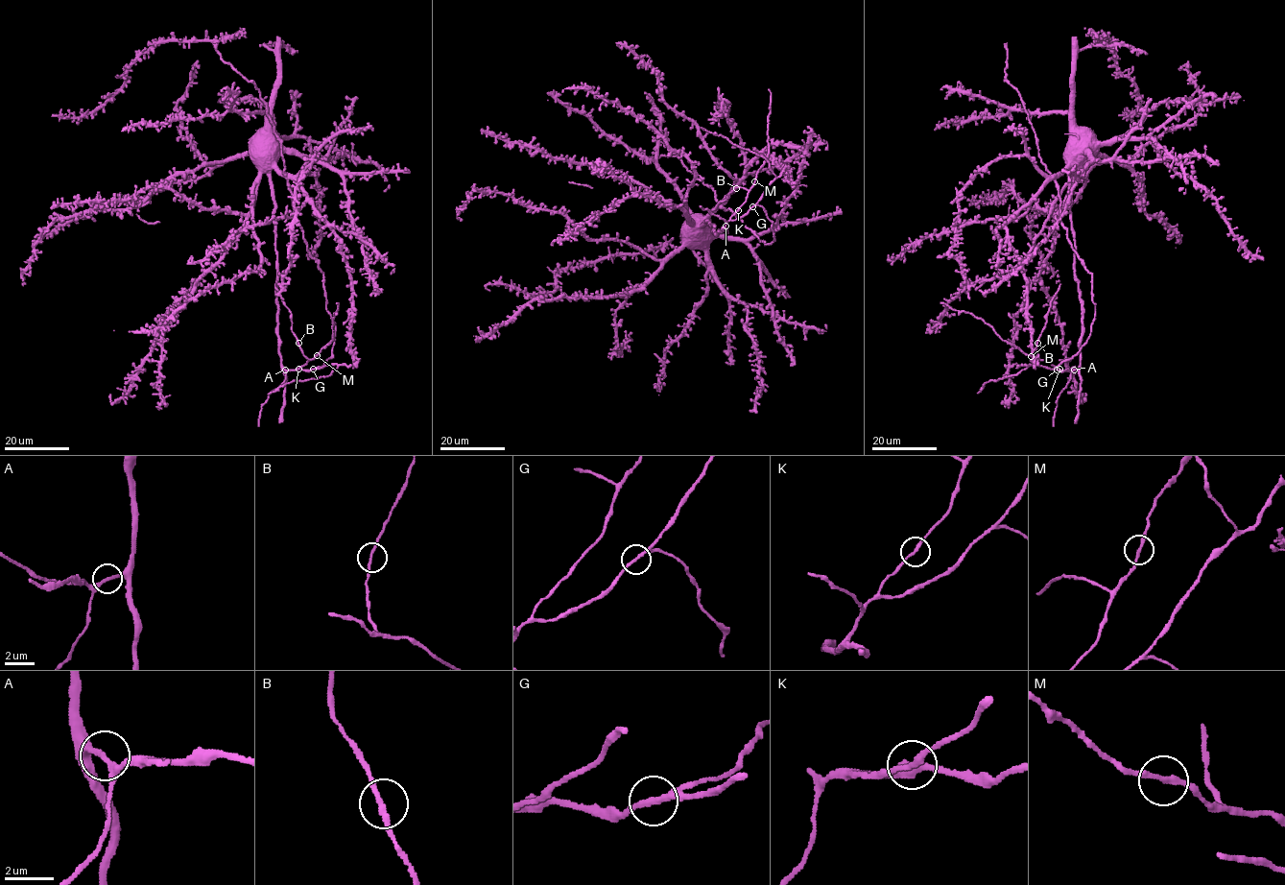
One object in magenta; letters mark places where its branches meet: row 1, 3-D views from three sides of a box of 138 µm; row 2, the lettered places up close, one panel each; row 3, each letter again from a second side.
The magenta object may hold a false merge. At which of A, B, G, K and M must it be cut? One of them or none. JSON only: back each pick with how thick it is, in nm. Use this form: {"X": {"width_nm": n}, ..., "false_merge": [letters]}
{"false_merge": []}

